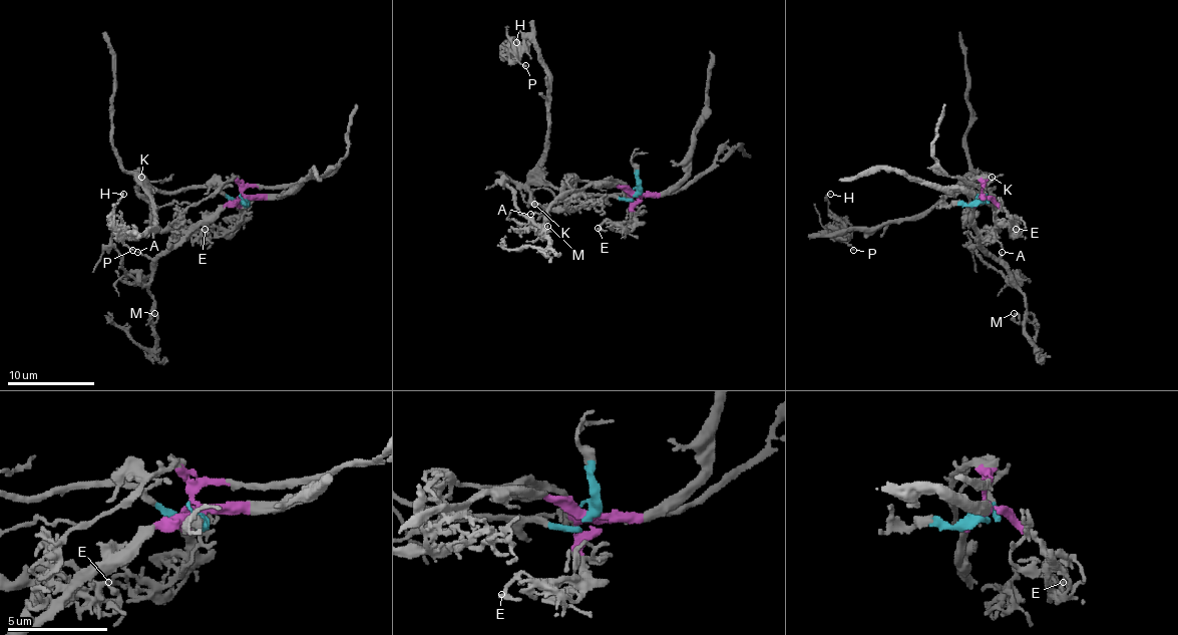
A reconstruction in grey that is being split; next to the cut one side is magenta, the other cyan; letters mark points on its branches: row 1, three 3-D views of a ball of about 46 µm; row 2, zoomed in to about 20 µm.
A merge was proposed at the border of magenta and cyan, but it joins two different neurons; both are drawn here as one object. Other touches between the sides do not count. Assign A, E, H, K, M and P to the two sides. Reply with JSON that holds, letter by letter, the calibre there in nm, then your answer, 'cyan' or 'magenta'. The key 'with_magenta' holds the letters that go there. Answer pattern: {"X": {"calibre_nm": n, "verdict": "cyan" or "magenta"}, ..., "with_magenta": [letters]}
{"A": {"calibre_nm": 130, "verdict": "magenta"}, "E": {"calibre_nm": 240, "verdict": "magenta"}, "H": {"calibre_nm": 150, "verdict": "cyan"}, "K": {"calibre_nm": 110, "verdict": "cyan"}, "M": {"calibre_nm": 180, "verdict": "magenta"}, "P": {"calibre_nm": 150, "verdict": "cyan"}, "with_magenta": ["A", "E", "M"]}

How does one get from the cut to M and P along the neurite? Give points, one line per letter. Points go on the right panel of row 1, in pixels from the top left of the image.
M: (980, 200), (973, 207), (971, 220), (983, 246), (1027, 301), (1020, 322), (1014, 314)
P: (980, 200), (987, 200), (983, 187), (949, 192), (914, 218), (829, 233), (836, 231), (853, 250)

